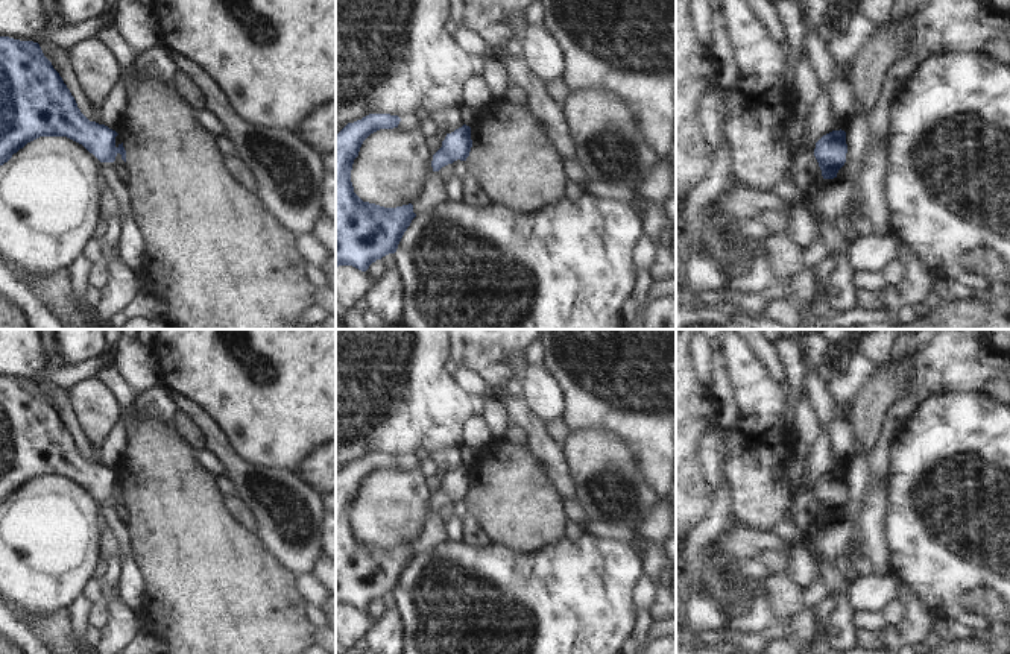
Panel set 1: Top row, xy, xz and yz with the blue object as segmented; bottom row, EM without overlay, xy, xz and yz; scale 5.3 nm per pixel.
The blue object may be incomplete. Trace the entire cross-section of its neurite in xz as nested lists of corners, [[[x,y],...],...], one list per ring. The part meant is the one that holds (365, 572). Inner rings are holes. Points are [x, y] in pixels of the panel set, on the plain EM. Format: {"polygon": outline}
{"polygon": [[[369,454],[348,463],[336,475],[336,607],[352,605],[366,612],[372,602],[395,593],[416,557],[413,545],[384,548],[363,542],[351,522],[354,499],[363,481],[380,469],[398,467],[410,472],[418,467],[413,454]]]}

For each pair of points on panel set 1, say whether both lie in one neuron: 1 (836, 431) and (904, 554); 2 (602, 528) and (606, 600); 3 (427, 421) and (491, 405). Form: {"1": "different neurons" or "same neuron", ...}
{"1": "different neurons", "2": "different neurons", "3": "different neurons"}

